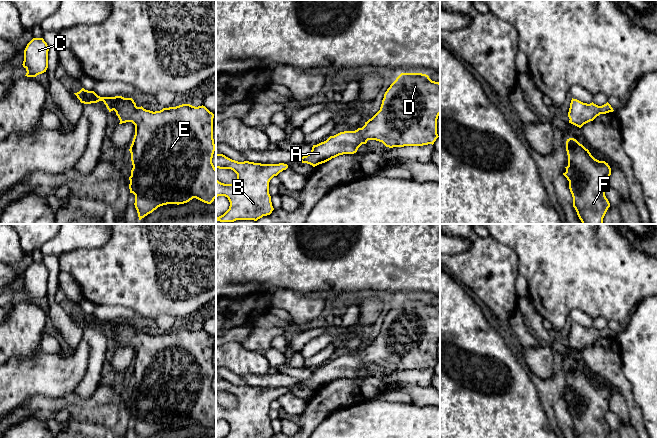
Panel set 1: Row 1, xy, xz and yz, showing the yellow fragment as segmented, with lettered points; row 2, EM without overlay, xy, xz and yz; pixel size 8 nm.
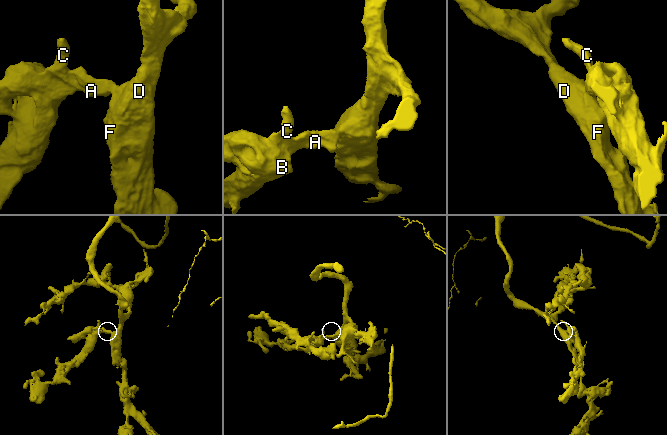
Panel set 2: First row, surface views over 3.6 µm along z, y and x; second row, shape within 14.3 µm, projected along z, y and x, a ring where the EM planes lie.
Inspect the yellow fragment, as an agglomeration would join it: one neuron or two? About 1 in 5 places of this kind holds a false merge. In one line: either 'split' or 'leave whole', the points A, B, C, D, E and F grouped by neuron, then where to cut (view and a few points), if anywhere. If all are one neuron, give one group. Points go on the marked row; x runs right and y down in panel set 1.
leave whole | A B C D E F | no cut

